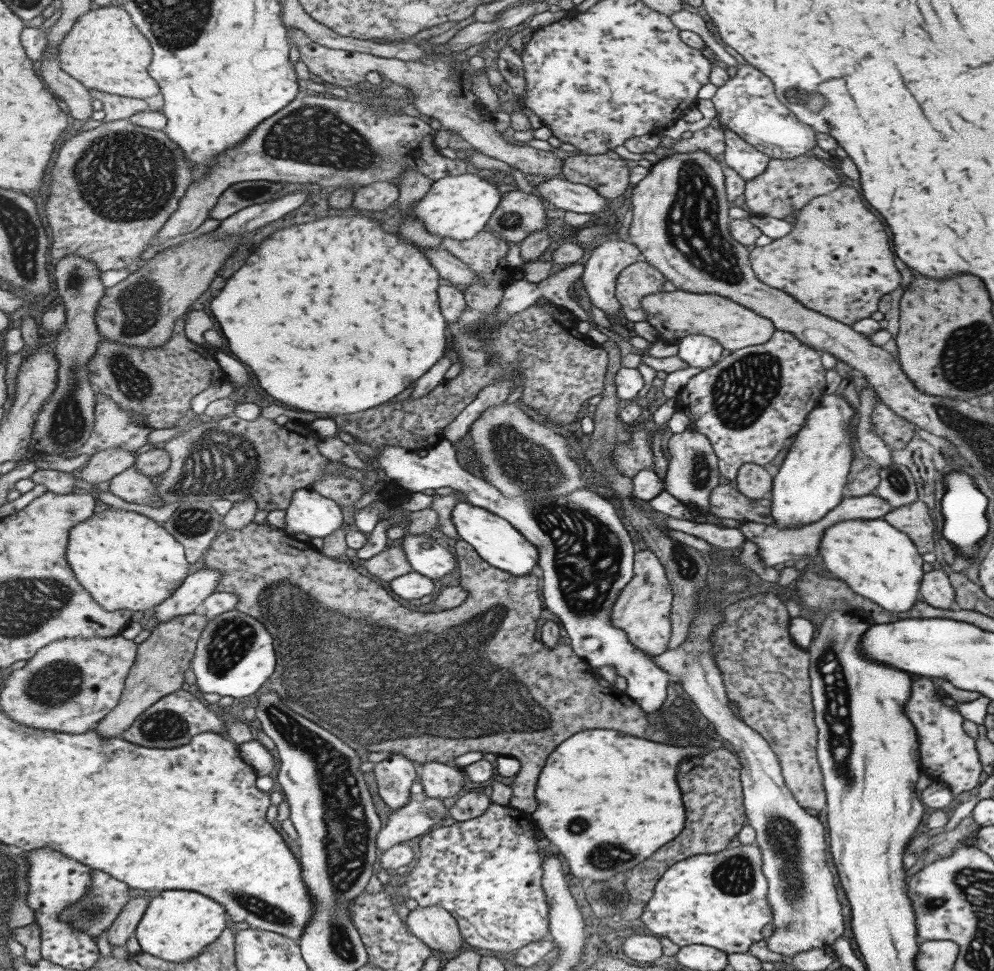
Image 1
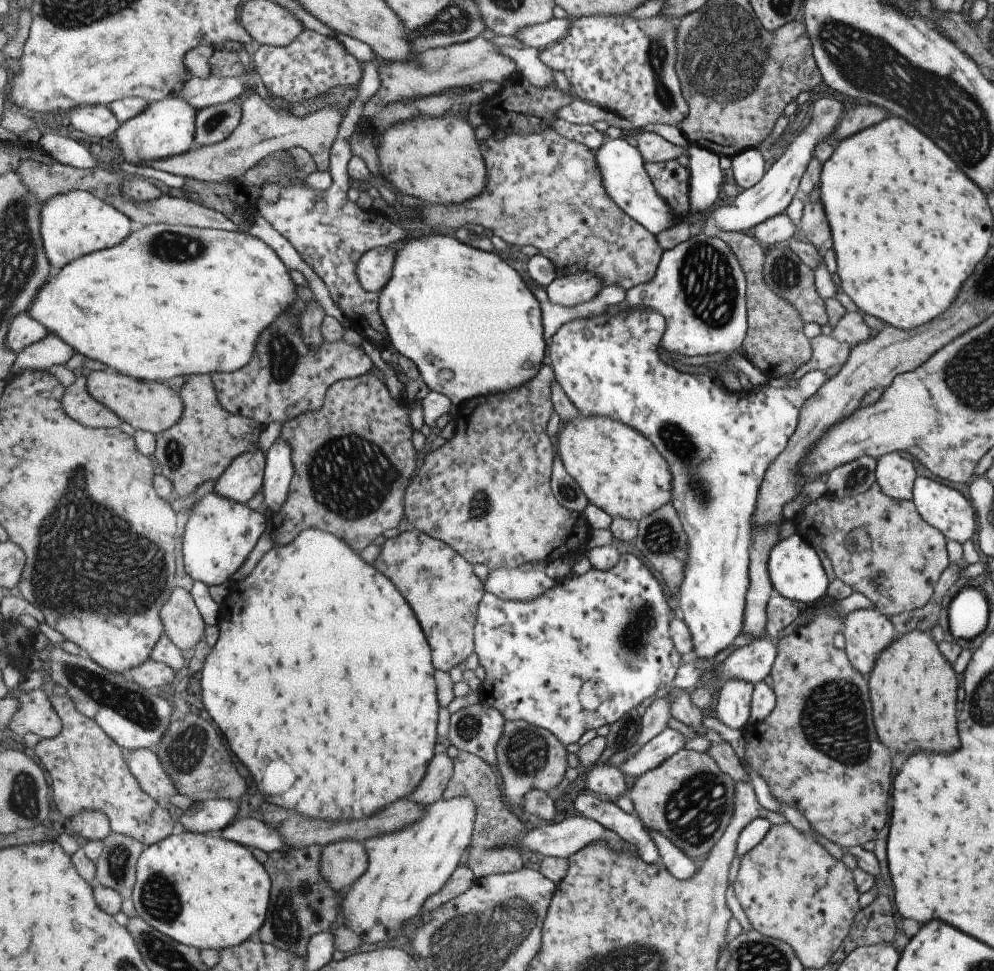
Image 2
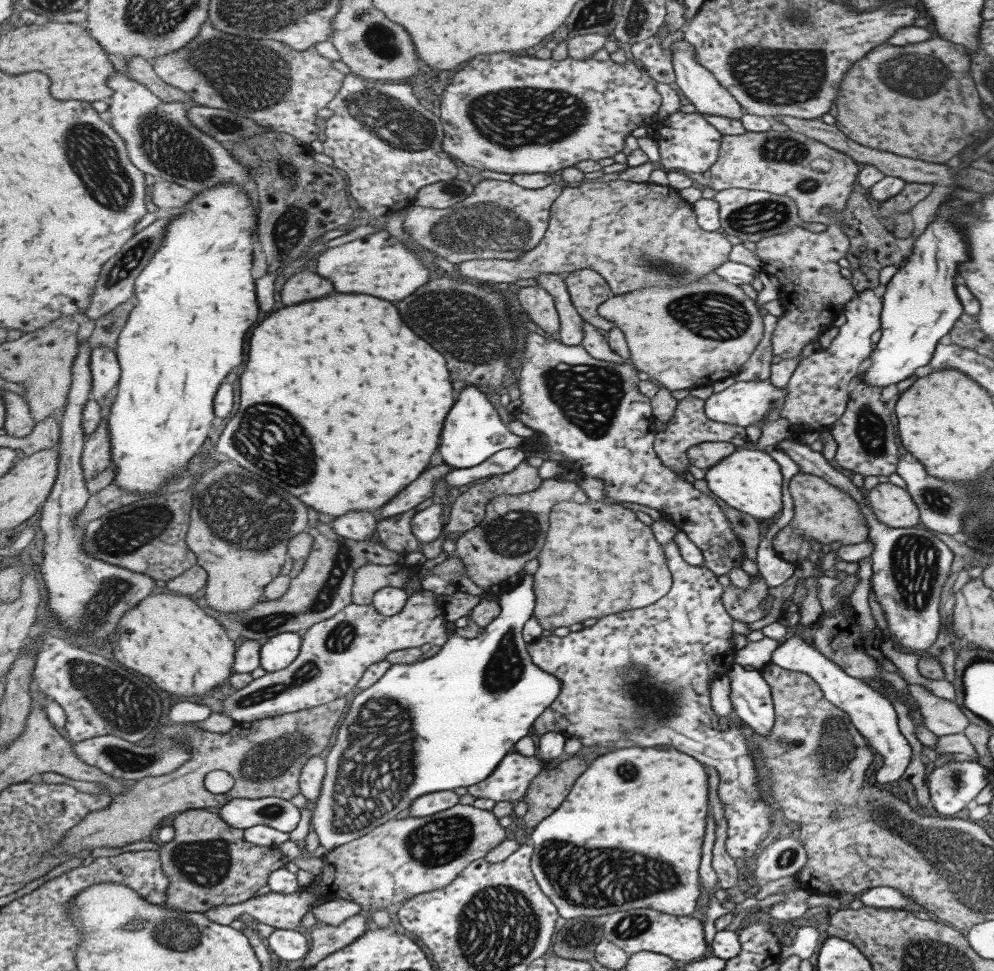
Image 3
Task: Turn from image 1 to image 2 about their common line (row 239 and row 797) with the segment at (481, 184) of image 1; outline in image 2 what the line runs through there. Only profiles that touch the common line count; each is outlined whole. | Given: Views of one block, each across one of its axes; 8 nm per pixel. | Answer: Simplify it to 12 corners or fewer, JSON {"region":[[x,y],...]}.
{"region":[[473,796],[367,840],[343,894],[363,942],[389,942],[463,864]]}

